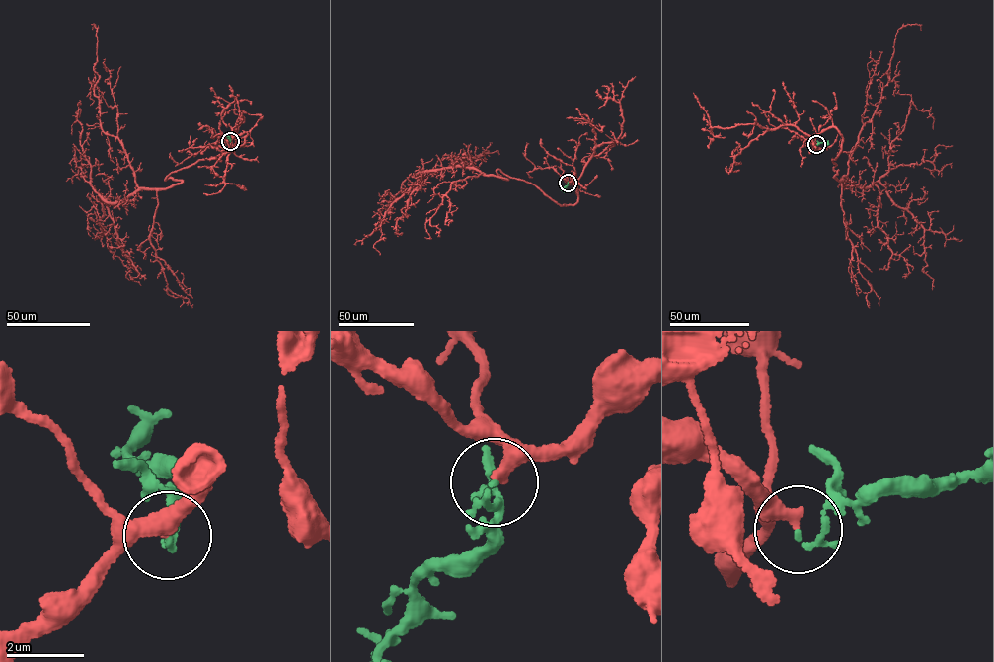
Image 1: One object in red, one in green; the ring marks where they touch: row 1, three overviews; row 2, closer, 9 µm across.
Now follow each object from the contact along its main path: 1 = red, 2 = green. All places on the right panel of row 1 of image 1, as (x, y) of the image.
1: (816, 144), (810, 138), (827, 129), (840, 134), (832, 159), (843, 179), (888, 81), (897, 30), (921, 30)
2: (816, 144), (828, 142)

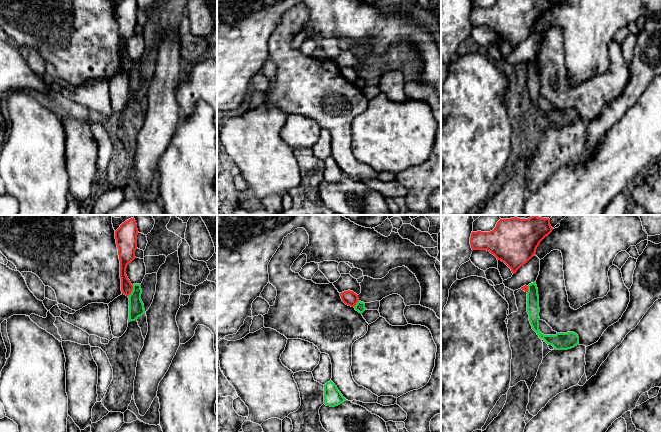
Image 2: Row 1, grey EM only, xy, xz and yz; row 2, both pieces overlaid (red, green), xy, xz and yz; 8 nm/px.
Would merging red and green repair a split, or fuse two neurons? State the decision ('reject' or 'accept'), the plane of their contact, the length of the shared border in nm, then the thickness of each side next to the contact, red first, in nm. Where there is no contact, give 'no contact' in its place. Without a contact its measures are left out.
reject | xy | 100 nm | 100/130 nm

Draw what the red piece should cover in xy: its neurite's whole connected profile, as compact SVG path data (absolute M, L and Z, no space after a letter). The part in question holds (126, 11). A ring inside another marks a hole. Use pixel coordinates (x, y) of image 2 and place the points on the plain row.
M121 0L115 7L120 36L121 67L126 72L129 72L133 66L133 61L126 51L126 44L136 34L138 9L137 0Z

